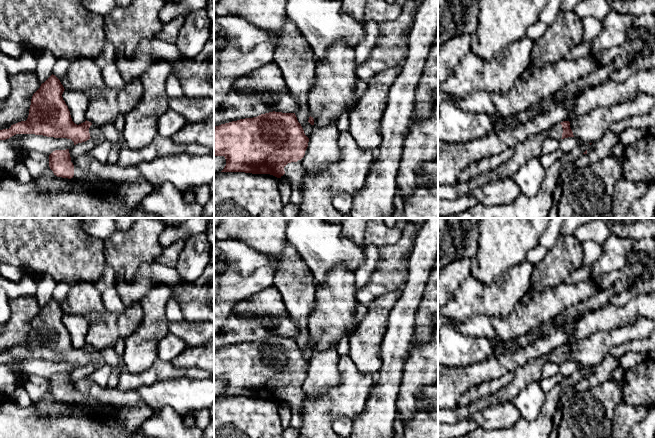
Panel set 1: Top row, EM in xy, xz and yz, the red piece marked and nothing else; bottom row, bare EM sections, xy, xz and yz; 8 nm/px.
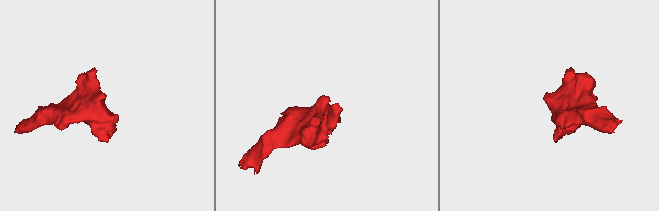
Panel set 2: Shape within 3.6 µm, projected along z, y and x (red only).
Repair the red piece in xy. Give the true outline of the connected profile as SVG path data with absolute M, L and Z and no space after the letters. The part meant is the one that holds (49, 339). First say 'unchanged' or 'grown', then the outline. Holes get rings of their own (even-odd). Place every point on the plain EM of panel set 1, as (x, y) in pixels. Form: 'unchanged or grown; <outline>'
grown; M52 298L33 318L27 344L0 354L0 364L16 358L35 358L71 363L76 369L103 360L101 350L87 344L79 349L72 345L62 321L64 314L60 304Z

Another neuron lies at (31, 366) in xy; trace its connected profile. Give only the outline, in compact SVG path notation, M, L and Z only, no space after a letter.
M27 358L21 366L21 372L24 376L38 375L48 380L55 374L66 374L72 370L74 370L74 366L71 363L35 358Z

